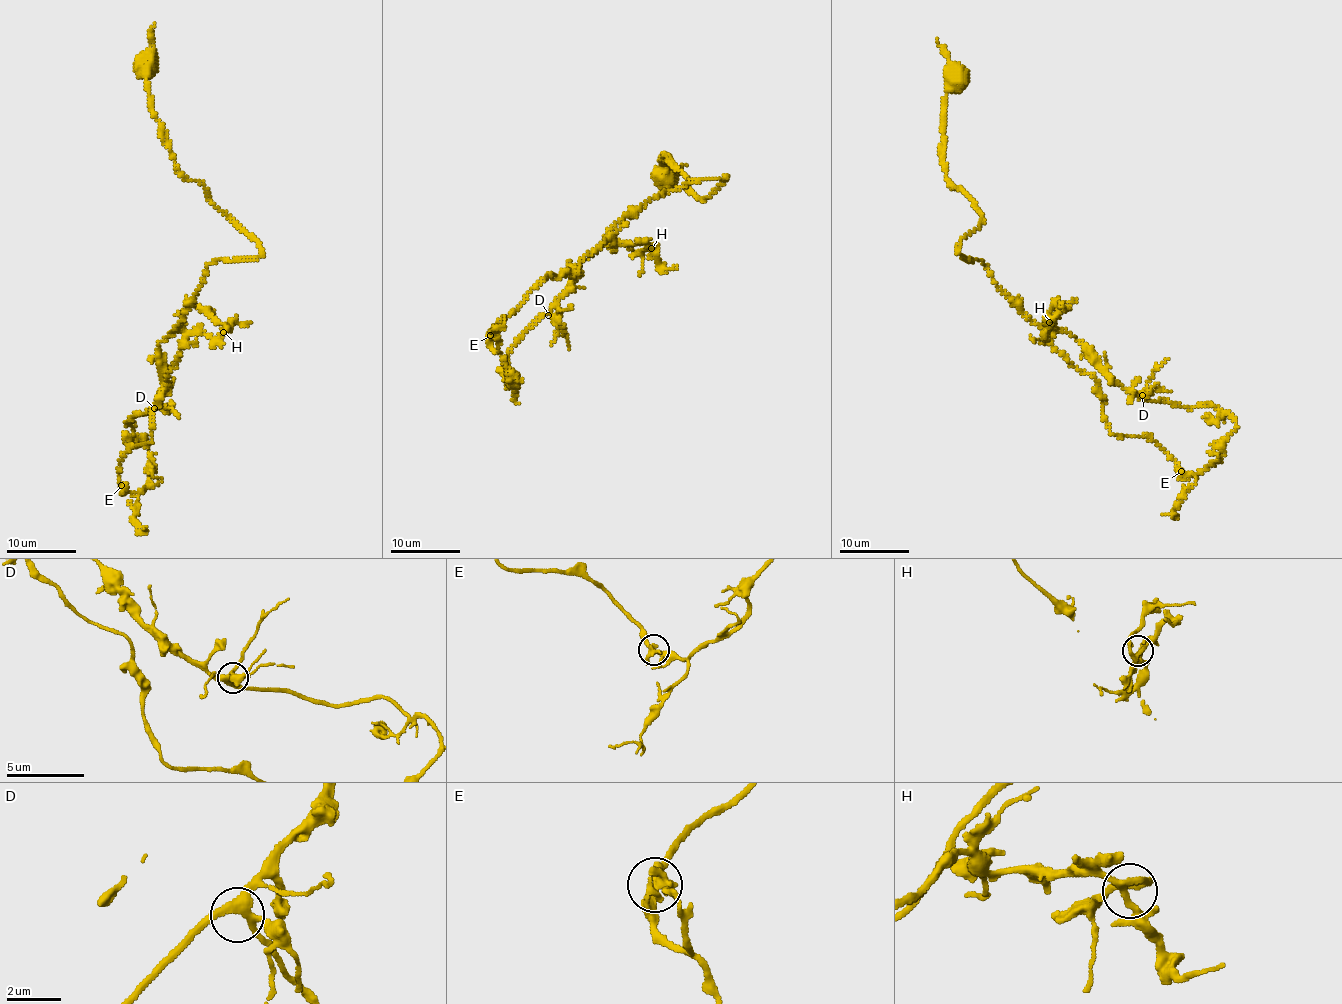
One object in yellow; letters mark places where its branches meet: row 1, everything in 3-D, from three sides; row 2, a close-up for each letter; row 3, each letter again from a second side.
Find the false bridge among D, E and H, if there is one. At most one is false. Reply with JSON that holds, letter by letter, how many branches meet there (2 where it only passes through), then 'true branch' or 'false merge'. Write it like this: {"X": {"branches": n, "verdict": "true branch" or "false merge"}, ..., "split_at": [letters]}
{"D": {"branches": 4, "verdict": "true branch"}, "E": {"branches": 4, "verdict": "true branch"}, "H": {"branches": 3, "verdict": "true branch"}, "split_at": []}

